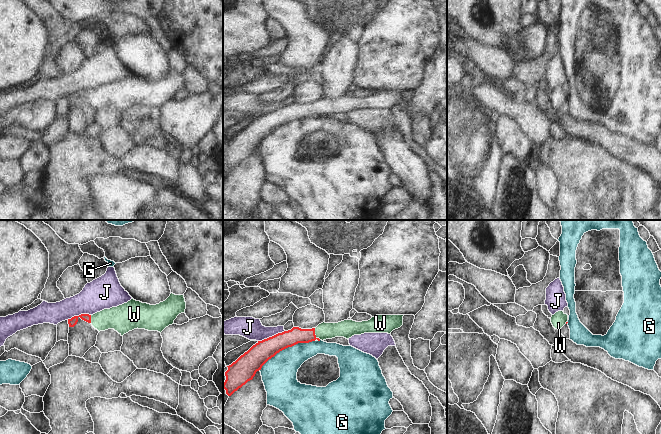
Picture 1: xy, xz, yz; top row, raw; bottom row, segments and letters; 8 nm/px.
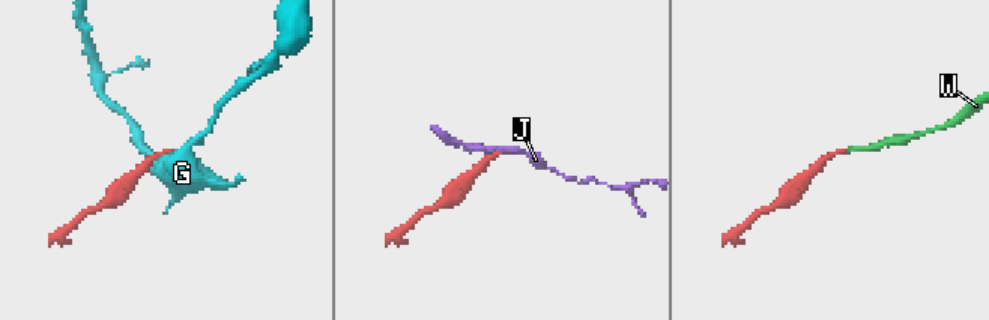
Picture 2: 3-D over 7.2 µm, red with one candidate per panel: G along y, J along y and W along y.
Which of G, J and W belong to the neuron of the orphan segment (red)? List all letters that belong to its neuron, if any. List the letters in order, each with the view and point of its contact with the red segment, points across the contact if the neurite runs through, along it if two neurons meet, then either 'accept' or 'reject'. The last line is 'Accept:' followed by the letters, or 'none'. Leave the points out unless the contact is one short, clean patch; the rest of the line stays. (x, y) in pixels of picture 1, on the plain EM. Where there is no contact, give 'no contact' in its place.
G: meets red in xz at (286, 123); reject
J: meets red in xz at (272, 112); border along xz (284, 106), (258, 117); reject
W: meets red in xz at (314, 110); runs through xz (296, 111), (314, 110), (323, 107); accept
Accept: W

